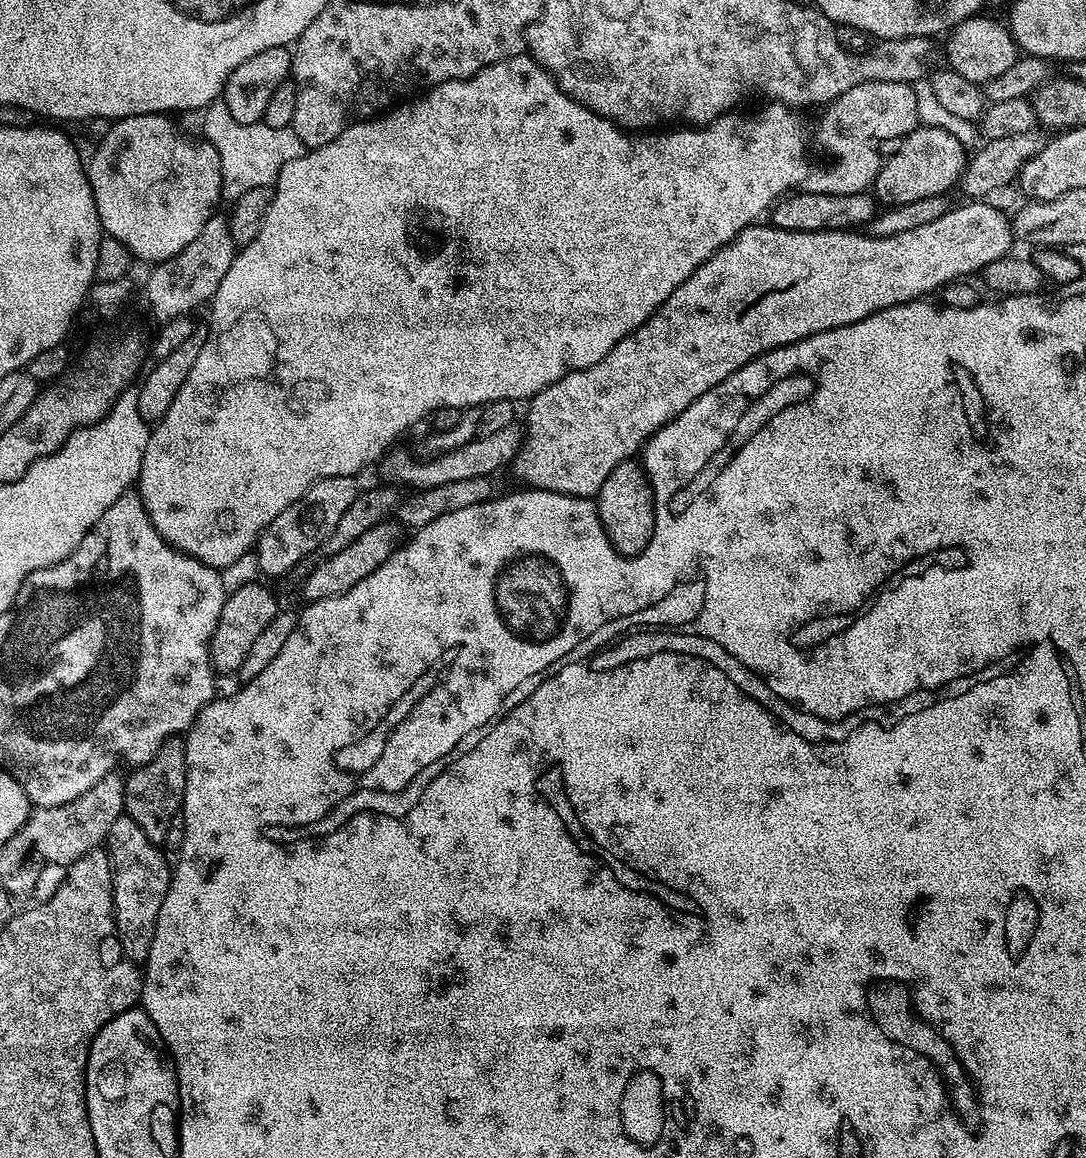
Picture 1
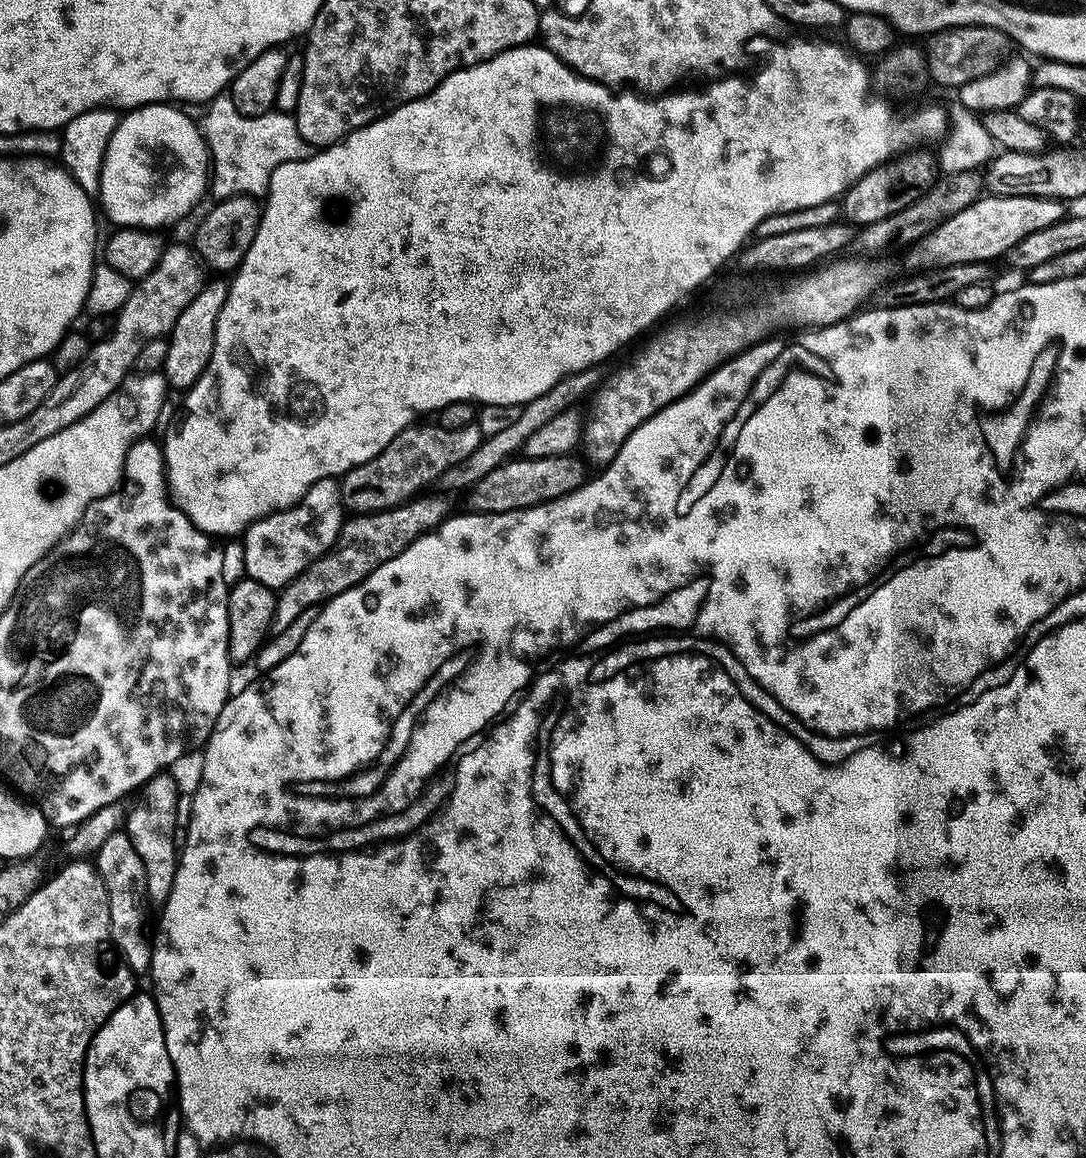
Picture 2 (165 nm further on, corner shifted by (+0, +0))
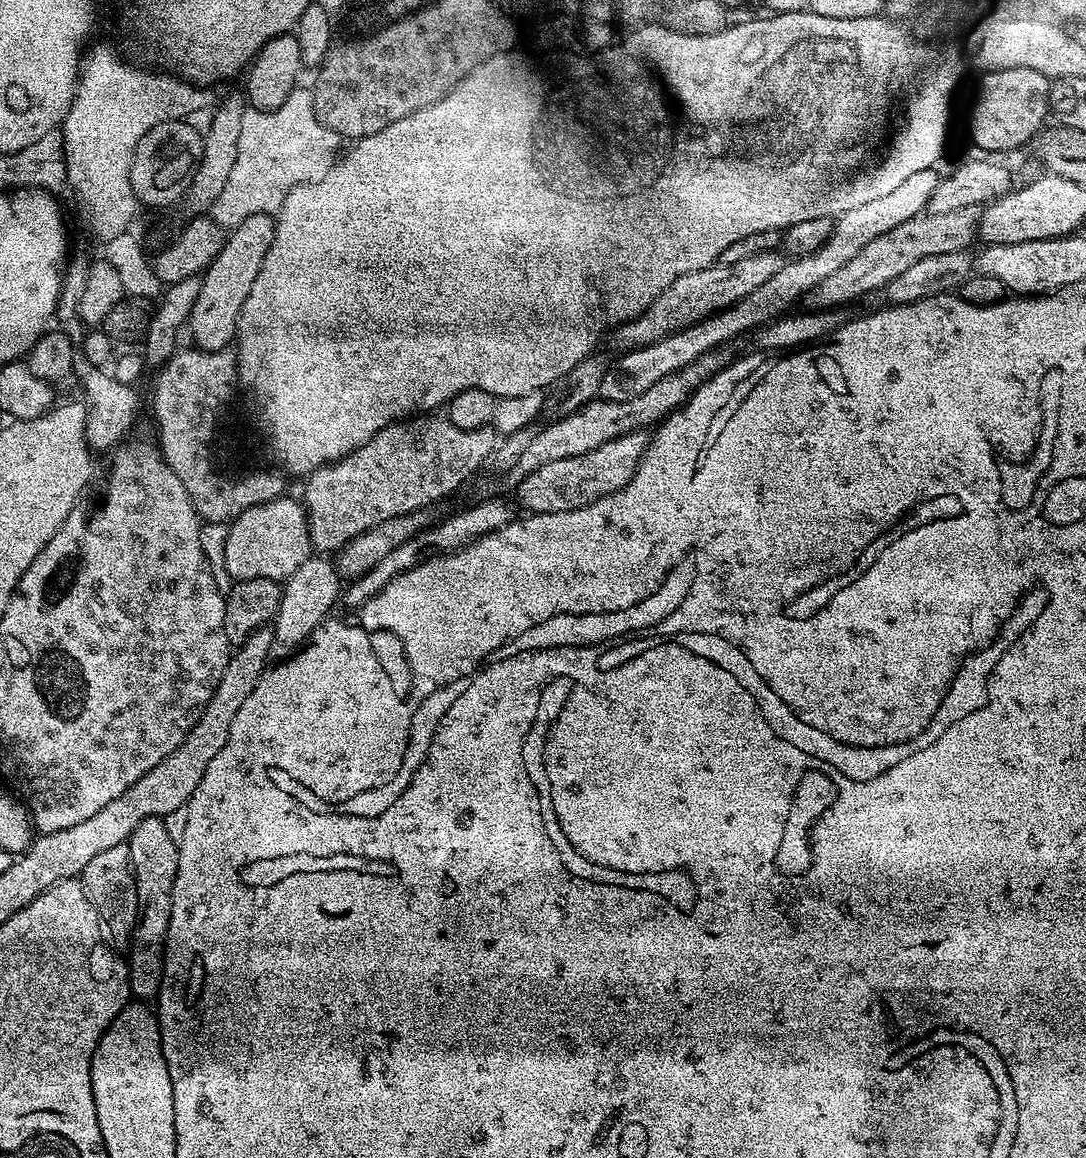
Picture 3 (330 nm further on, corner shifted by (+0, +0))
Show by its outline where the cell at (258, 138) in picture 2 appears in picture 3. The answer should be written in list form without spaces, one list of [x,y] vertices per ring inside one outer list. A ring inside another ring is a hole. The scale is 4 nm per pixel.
[[[298,86],[292,90],[282,106],[272,112],[245,109],[238,137],[237,161],[234,162],[233,172],[226,180],[225,189],[218,194],[214,206],[210,209],[211,219],[221,227],[236,227],[254,214],[275,215],[280,211],[290,190],[326,175],[339,159],[344,138],[320,123],[313,108],[315,95],[309,87],[304,87]]]

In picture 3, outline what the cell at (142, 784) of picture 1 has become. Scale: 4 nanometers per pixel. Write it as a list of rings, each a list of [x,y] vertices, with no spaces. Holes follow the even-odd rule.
[[[146,818],[134,826],[127,842],[130,850],[132,873],[138,894],[138,918],[130,937],[132,953],[126,956],[128,966],[128,991],[137,1001],[159,997],[160,983],[164,977],[164,942],[168,938],[174,878],[178,874],[179,847],[170,838],[163,819]]]

